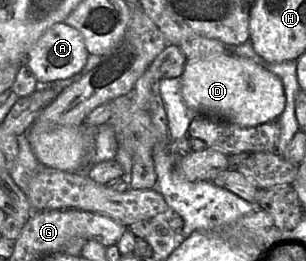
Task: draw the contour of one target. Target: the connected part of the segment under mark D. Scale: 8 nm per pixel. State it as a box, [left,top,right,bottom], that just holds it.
[179,52,286,127]

